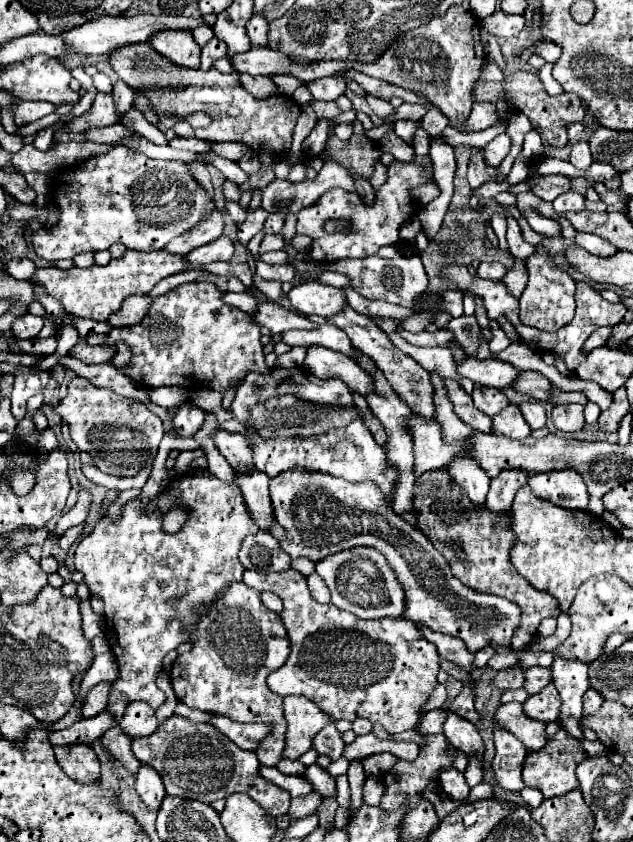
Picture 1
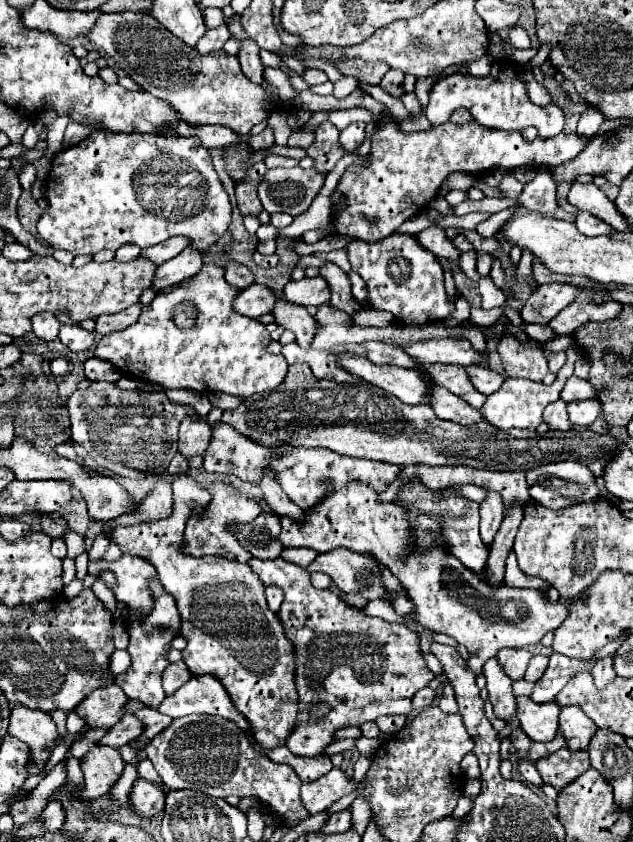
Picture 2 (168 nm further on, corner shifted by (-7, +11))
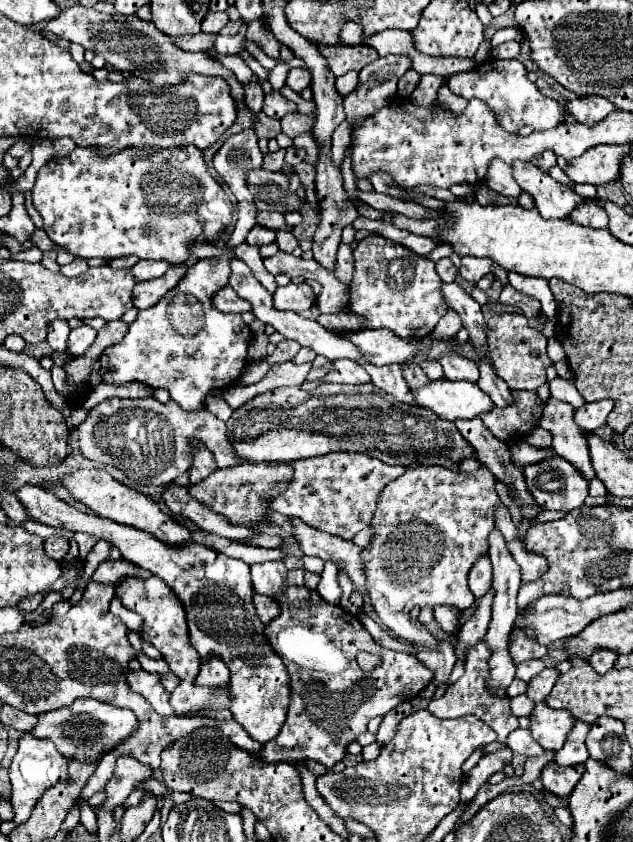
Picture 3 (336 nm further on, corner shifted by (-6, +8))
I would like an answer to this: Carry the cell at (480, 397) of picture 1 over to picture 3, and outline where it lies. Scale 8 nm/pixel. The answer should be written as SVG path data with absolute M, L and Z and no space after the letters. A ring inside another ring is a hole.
M456 353L440 355L438 363L442 365L446 379L452 379L452 381L464 379L464 381L470 381L470 383L478 383L480 373L478 373L478 365L476 363L470 363L468 359L462 359Z

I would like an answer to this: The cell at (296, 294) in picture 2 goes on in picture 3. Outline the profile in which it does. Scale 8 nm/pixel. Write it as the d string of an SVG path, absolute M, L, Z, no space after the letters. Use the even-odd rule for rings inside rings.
M288 283L286 287L278 287L274 291L274 307L278 311L294 311L302 313L314 305L314 293L308 283Z

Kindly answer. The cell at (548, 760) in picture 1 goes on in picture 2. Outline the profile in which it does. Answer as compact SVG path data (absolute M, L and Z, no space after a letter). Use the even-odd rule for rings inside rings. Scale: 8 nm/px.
M563 746L561 750L545 758L539 758L537 770L545 784L551 784L555 790L561 790L569 782L573 782L579 774L589 770L589 754L587 750L569 752L569 748Z

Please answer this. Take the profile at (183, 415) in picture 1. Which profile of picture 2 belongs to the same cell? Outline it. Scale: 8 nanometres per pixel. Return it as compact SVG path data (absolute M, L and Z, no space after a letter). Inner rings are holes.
M191 416L191 418L185 418L185 422L181 422L179 452L185 458L189 458L193 454L203 454L209 446L209 440L211 440L211 428L203 418Z

